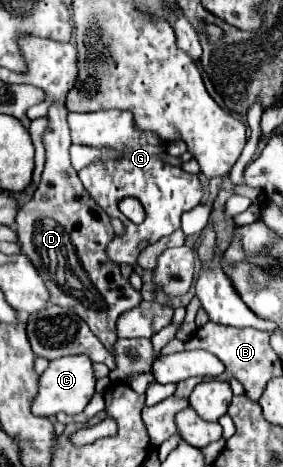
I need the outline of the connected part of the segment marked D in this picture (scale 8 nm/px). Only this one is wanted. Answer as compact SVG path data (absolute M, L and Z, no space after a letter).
M52 104L46 118L48 128L44 132L44 148L46 148L46 166L40 178L40 184L34 192L34 198L24 204L16 216L16 232L20 238L20 248L30 256L32 264L38 268L42 280L46 280L46 286L50 288L50 304L58 304L64 308L70 308L76 312L90 330L100 338L100 342L114 354L114 344L118 340L116 336L116 320L128 312L130 308L136 308L142 302L142 294L136 292L128 278L120 274L120 268L108 258L106 246L114 238L114 230L110 224L110 216L98 208L94 198L84 190L76 170L70 164L70 130L66 122L66 106L64 104Z

